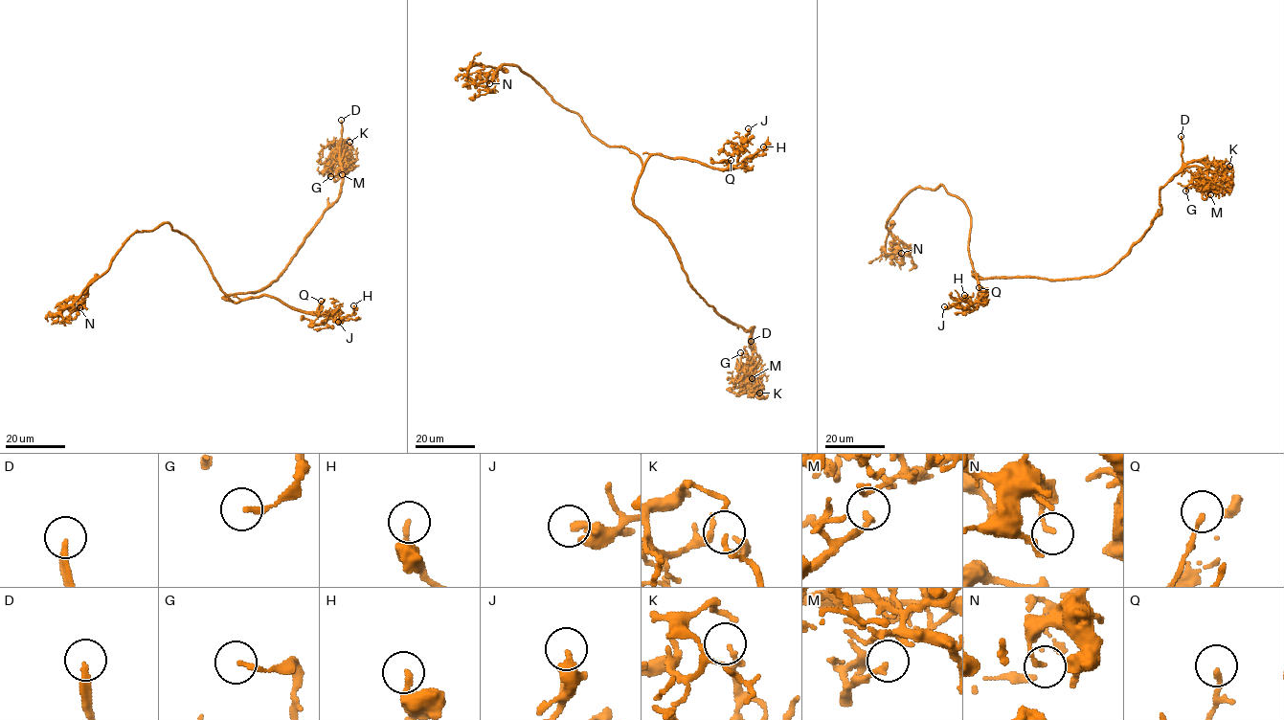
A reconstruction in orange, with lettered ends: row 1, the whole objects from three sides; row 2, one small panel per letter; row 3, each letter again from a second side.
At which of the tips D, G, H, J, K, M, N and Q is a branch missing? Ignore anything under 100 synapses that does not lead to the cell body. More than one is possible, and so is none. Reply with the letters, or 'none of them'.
D

